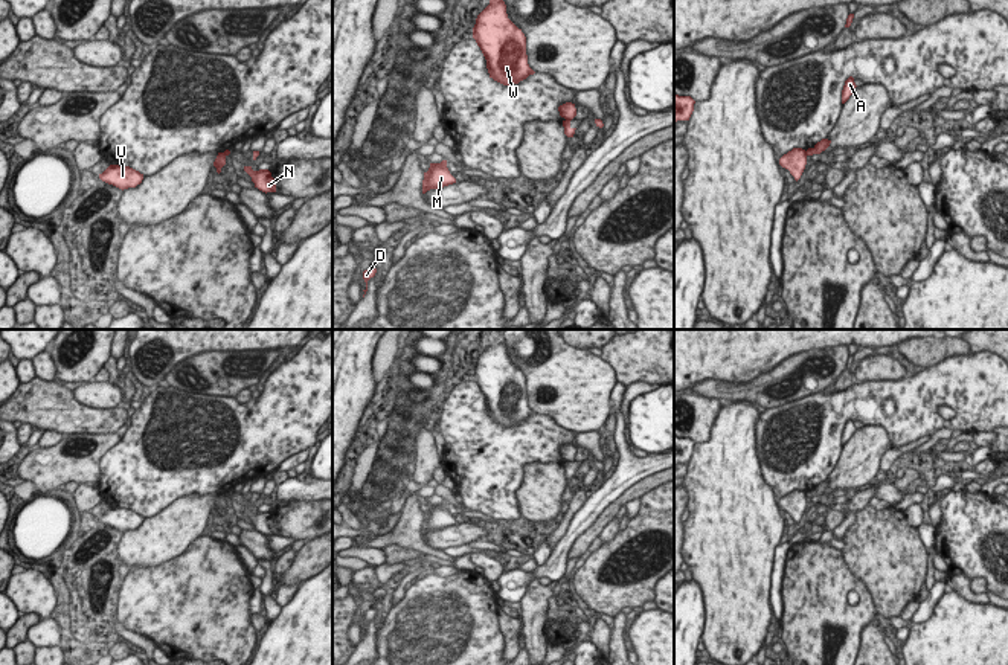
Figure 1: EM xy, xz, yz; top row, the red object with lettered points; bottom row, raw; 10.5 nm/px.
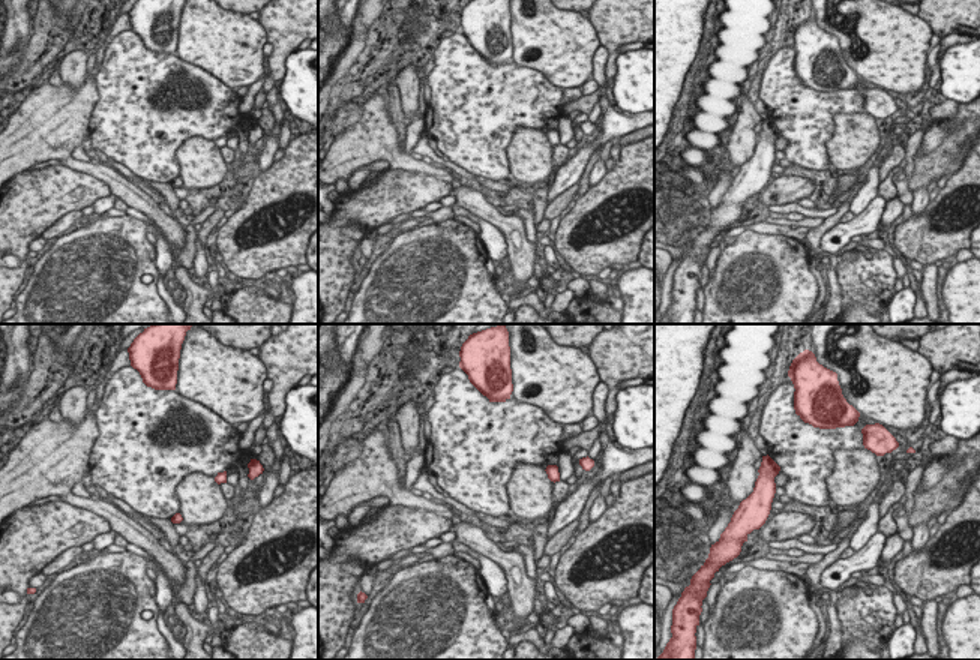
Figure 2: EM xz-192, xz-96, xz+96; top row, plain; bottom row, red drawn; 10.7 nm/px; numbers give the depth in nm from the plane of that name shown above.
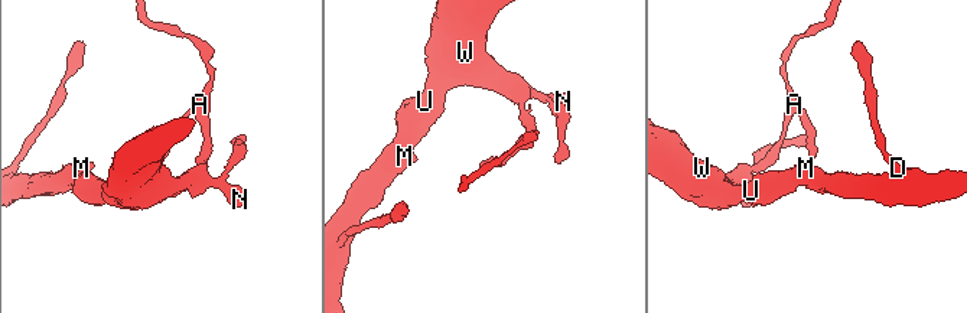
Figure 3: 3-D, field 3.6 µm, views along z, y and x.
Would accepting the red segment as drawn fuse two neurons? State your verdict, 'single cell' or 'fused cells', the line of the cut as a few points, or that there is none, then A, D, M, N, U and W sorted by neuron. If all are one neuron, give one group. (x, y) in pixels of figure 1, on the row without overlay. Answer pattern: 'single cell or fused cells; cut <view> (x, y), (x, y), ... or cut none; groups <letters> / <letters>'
fused cells; cut xz (566, 459), (571, 461); groups A / D M N U W

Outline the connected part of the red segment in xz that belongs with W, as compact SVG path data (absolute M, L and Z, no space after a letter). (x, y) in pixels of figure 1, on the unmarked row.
M491 340L477 357L473 380L480 389L490 419L514 427L535 413L528 406L526 378L506 355L502 340Z

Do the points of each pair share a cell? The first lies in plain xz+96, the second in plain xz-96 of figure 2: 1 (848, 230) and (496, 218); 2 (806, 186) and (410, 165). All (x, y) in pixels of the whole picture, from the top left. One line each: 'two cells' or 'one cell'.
1: two cells
2: two cells

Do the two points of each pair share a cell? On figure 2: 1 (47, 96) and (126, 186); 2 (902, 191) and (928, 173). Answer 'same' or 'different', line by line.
1: same
2: different

